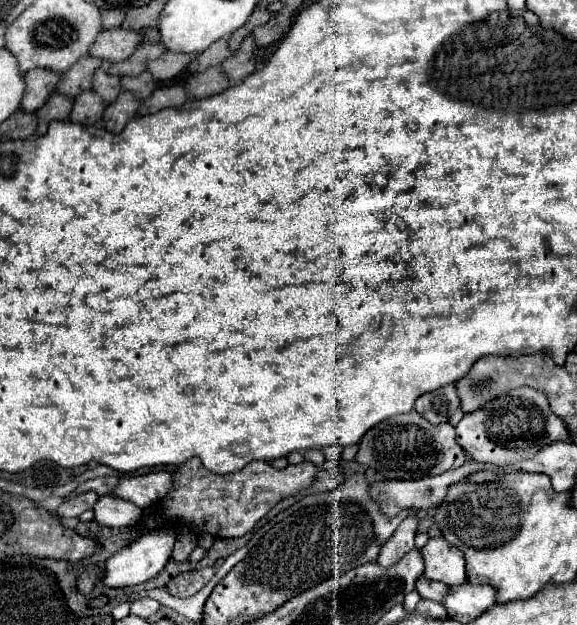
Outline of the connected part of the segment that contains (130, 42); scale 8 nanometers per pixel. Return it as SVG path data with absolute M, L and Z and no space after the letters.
M124 27L108 29L98 35L98 41L94 43L94 49L90 49L92 57L104 59L104 61L124 61L128 59L136 47L140 45L140 33Z

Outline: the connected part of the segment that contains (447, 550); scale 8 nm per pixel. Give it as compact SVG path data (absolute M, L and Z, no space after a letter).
M442 535L430 537L422 549L426 571L424 575L430 581L442 581L448 587L462 585L466 581L464 571L464 553L450 545Z

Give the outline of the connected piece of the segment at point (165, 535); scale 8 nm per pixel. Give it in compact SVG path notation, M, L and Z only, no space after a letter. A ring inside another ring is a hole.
M158 529L158 531L150 531L150 533L142 535L138 541L130 543L130 547L124 547L122 551L114 553L106 561L102 583L106 587L118 589L118 587L134 587L134 585L150 581L166 567L170 553L172 553L172 547L174 547L174 541L176 541L176 533L172 529Z

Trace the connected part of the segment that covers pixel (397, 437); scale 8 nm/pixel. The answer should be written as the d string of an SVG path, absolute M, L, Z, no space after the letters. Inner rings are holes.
M416 411L390 417L380 421L360 441L360 449L356 453L356 461L366 467L374 467L384 479L404 479L416 481L422 477L438 475L448 469L456 469L464 463L466 453L456 443L456 433L450 423L430 425L422 415Z

